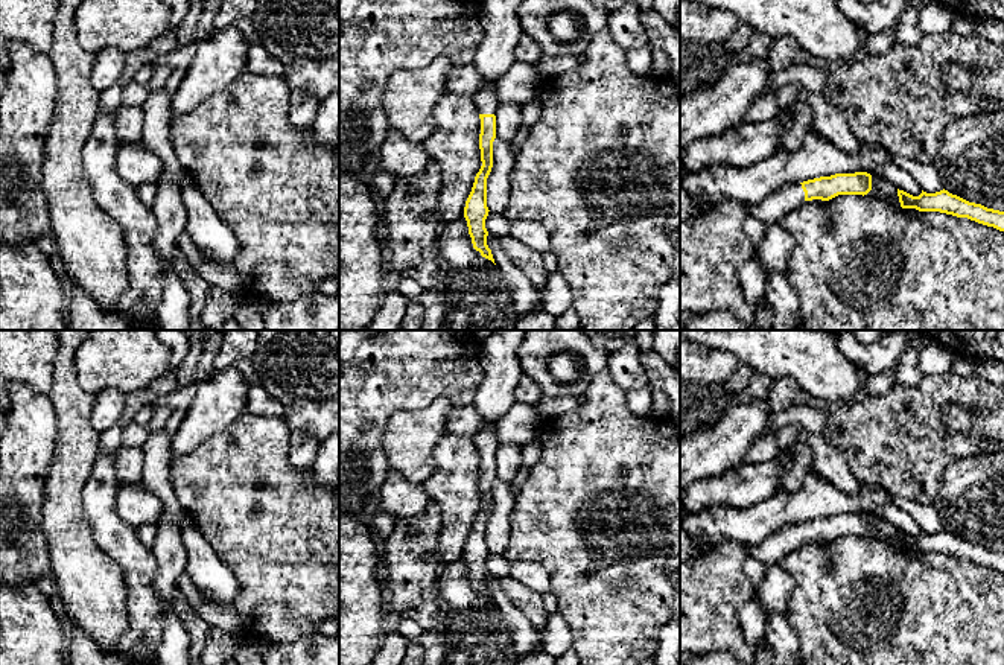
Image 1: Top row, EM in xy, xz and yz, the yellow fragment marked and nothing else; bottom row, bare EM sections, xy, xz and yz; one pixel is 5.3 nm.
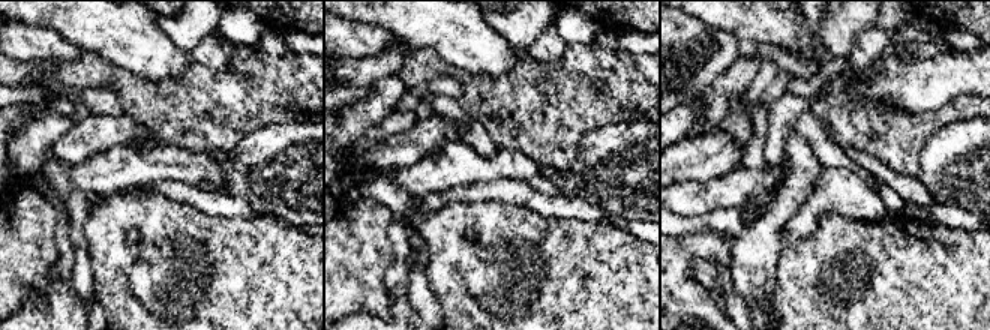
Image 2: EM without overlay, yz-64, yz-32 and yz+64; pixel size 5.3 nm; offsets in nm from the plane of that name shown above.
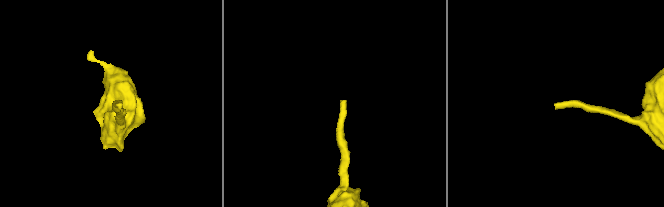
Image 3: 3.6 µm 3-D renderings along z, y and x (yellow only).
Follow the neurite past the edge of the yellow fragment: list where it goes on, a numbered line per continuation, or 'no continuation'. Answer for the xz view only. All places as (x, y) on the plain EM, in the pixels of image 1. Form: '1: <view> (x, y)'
1: xz (486, 440)

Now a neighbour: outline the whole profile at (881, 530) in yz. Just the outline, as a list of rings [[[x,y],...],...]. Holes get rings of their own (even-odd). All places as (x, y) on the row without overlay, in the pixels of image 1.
[[[869,511],[861,513],[867,513],[872,516],[872,531],[867,534],[867,537],[873,537],[882,543],[902,549],[898,537],[898,530],[888,522],[885,522],[879,516],[879,513],[869,513]]]

